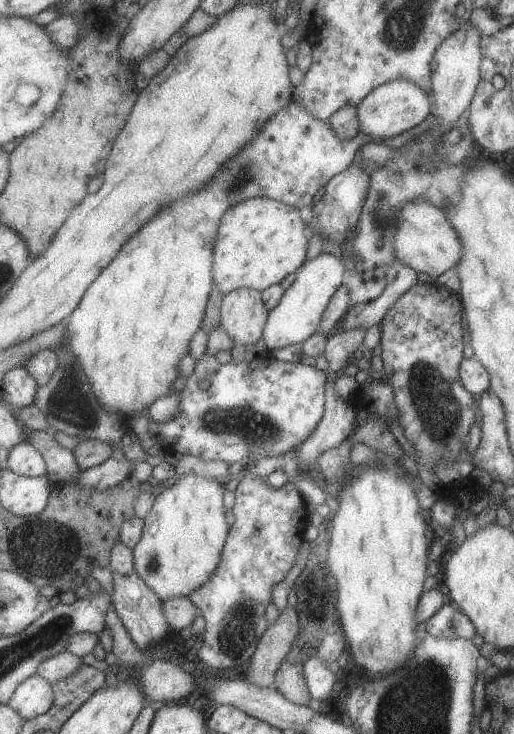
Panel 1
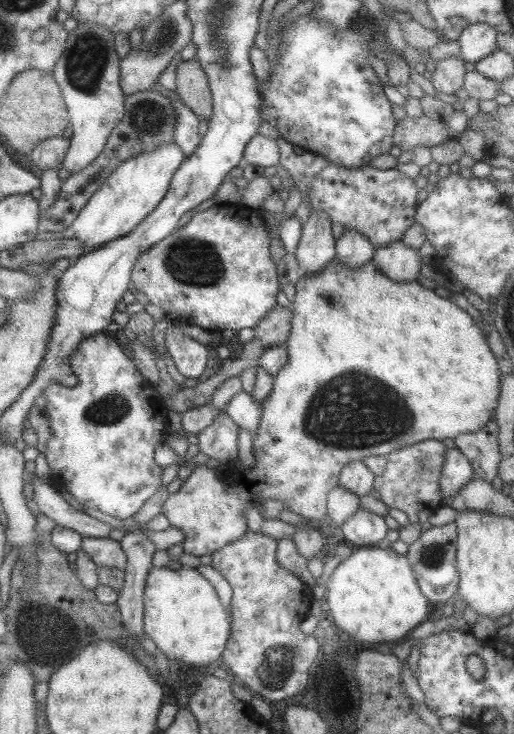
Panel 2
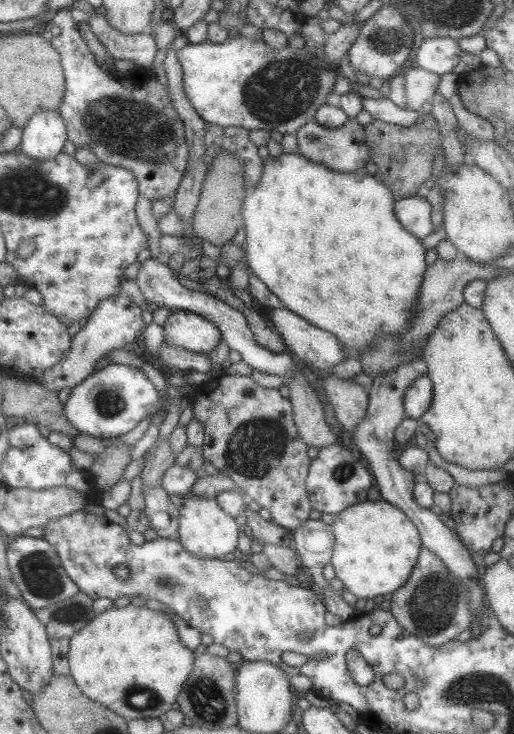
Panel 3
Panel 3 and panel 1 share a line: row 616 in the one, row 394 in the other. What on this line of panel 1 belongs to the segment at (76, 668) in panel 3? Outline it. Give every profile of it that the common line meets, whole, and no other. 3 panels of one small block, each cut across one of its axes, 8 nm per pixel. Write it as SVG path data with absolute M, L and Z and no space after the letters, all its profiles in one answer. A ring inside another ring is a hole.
M291 100L262 126L251 144L243 148L225 168L221 167L202 191L195 196L179 198L161 209L143 228L131 236L115 258L85 289L81 300L67 317L66 349L75 357L87 378L100 407L112 415L133 416L149 408L160 396L169 395L177 374L177 362L189 352L191 337L200 329L212 281L212 244L223 212L239 201L265 197L297 210L310 209L313 196L327 182L353 162L357 149L373 142L366 134L358 133L349 140L339 140L327 121L309 116L303 107Z

